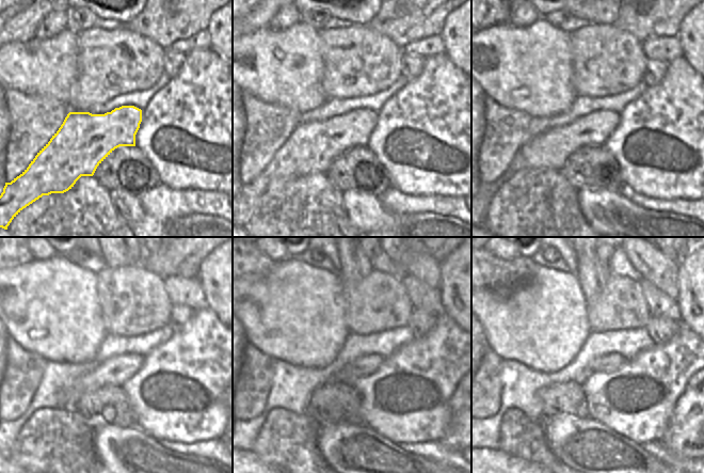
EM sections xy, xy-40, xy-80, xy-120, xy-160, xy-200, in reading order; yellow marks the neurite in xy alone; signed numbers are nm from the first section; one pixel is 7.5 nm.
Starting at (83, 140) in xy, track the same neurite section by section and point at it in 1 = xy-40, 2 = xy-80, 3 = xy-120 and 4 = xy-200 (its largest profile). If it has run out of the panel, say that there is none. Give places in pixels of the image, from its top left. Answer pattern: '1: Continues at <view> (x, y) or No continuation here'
1: Continues at xy-40 (312, 147)
2: Continues at xy-80 (548, 151)
3: Continues at xy-120 (115, 371)
4: Continues at xy-200 (610, 363).

